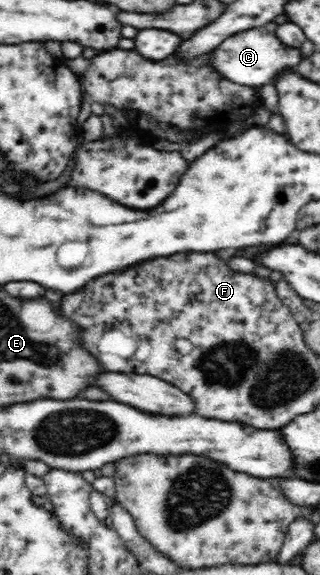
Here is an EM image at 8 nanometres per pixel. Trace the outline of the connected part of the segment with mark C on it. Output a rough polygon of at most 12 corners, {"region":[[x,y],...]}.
{"region":[[275,33],[226,37],[207,63],[231,83],[273,82],[302,61]]}

